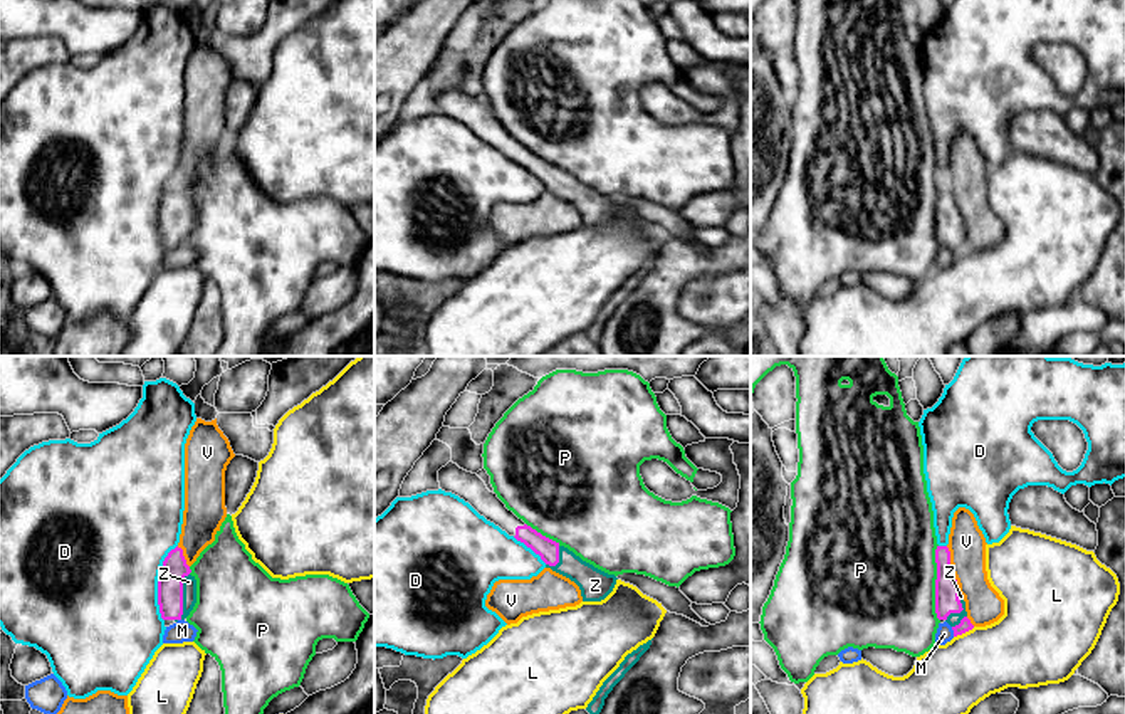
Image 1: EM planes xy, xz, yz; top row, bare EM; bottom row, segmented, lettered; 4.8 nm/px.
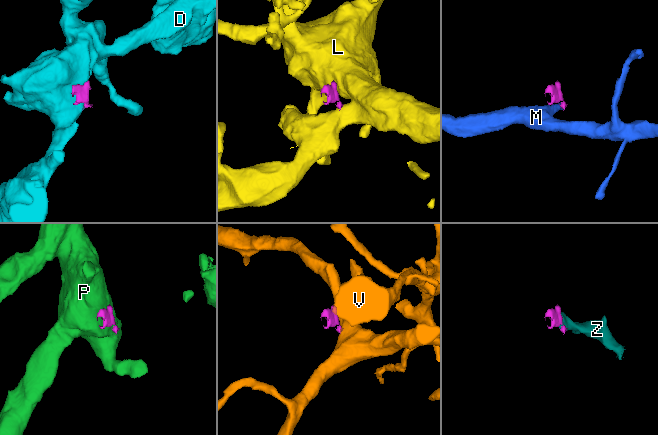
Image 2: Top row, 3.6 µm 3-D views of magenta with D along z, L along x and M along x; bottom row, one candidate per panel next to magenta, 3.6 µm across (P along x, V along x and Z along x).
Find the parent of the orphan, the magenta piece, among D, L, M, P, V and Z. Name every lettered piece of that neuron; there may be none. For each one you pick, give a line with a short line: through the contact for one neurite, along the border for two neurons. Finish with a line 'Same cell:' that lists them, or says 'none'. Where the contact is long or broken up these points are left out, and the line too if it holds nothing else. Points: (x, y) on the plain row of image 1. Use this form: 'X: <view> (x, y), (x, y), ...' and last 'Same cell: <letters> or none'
Z: xy (170, 207), (182, 220), (182, 212), (188, 205)
Same cell: Z

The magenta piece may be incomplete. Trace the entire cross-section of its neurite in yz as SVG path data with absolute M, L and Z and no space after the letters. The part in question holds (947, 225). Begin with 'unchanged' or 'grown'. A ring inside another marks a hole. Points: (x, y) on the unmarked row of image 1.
grown; M947 170L935 173L937 203L935 203L935 237L939 244L945 244L954 260L974 252L967 242L964 220L959 217L957 203L952 197L950 175Z

